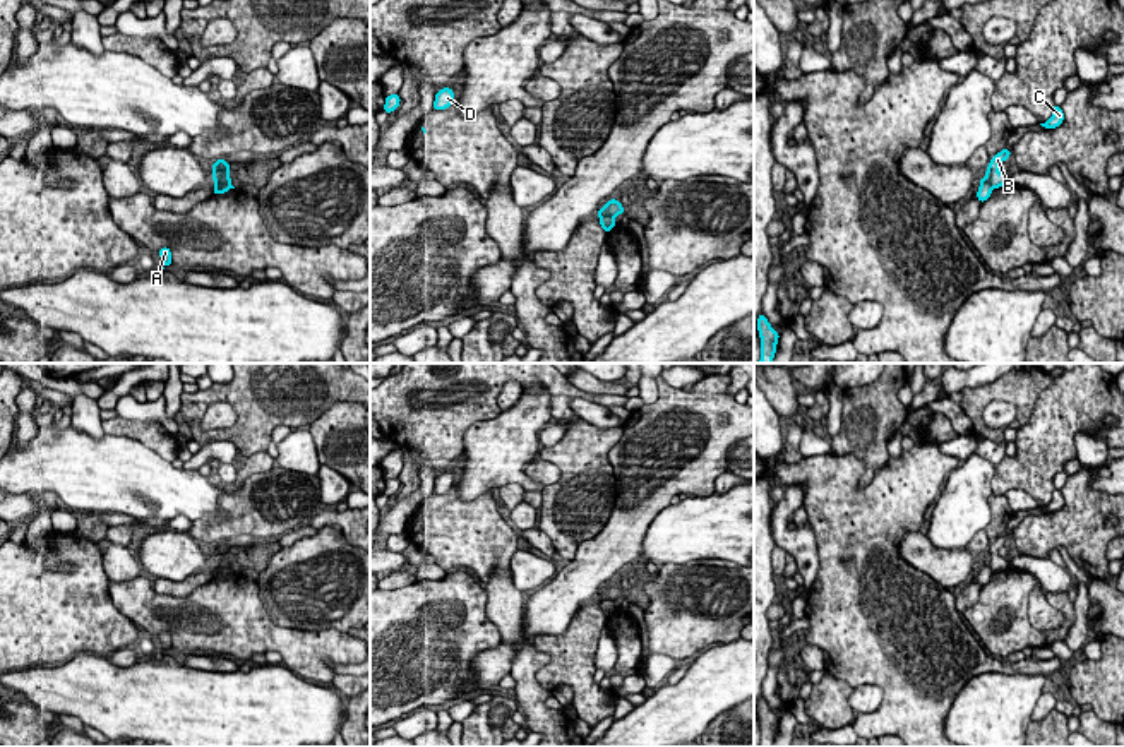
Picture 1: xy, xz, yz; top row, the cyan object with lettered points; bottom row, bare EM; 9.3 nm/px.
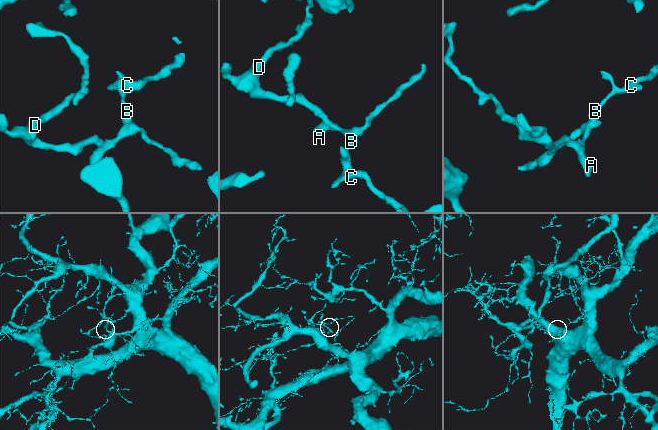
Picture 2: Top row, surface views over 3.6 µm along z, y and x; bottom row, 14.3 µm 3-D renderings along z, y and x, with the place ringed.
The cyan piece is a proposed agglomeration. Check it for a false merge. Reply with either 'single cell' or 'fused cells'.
fused cells

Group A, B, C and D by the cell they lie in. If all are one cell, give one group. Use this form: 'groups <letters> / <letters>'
groups A D / B C

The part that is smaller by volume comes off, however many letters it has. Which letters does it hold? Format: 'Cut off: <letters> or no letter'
Cut off: A, D

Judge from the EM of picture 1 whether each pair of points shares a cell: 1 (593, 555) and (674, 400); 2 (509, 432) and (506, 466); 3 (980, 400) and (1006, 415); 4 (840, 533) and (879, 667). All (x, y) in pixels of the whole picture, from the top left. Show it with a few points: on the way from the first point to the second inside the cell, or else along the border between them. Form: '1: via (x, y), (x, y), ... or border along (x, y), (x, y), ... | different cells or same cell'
1: via (638, 513), (703, 456), (711, 439), (711, 429) | same cell
2: via (509, 441), (506, 444), (506, 458) | same cell
3: border along (1016, 406), (991, 401), (984, 410), (984, 425) | different cells
4: via (857, 566), (855, 603), (872, 634) | same cell

